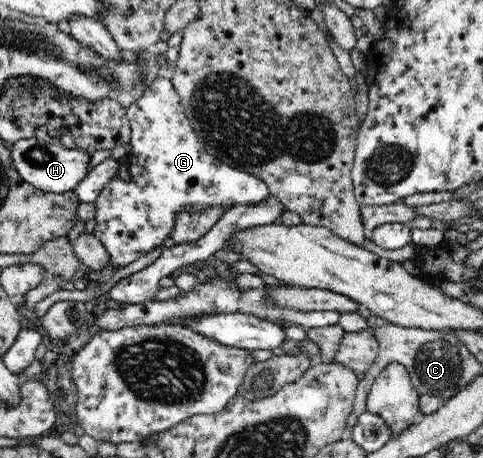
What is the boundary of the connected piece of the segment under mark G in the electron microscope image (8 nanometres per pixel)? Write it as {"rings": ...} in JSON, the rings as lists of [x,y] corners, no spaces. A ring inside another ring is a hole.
{"rings":[[[168,74],[157,77],[155,82],[144,90],[143,95],[126,108],[126,115],[131,127],[128,142],[130,151],[126,157],[129,178],[123,179],[116,173],[92,202],[95,205],[93,216],[95,226],[92,234],[105,247],[109,253],[109,264],[117,267],[117,270],[156,248],[160,247],[163,250],[165,248],[163,243],[173,238],[175,234],[175,221],[180,212],[189,212],[192,215],[211,207],[221,207],[226,211],[234,206],[255,206],[268,201],[271,196],[268,186],[260,178],[231,168],[205,152],[204,146],[199,142],[198,136],[190,125],[180,97],[174,90]]]}

